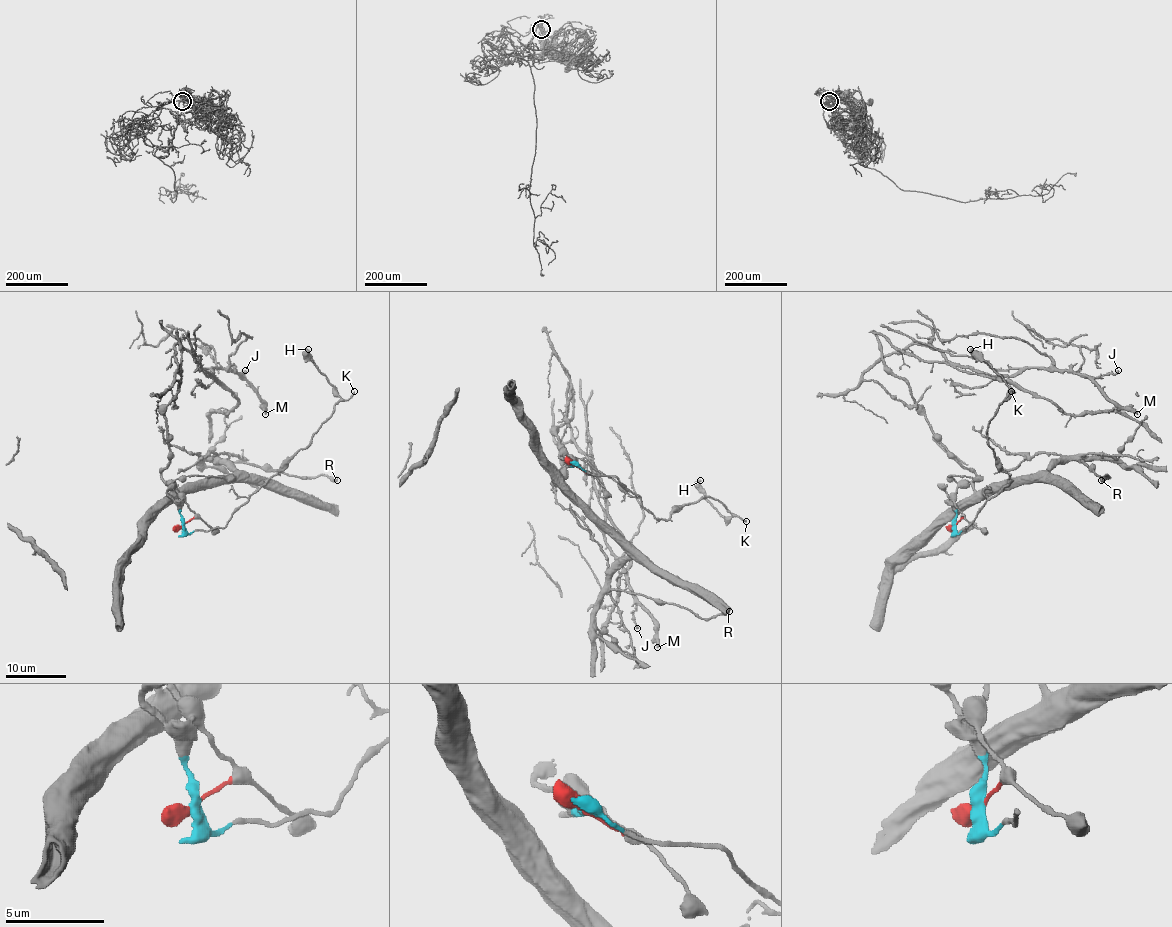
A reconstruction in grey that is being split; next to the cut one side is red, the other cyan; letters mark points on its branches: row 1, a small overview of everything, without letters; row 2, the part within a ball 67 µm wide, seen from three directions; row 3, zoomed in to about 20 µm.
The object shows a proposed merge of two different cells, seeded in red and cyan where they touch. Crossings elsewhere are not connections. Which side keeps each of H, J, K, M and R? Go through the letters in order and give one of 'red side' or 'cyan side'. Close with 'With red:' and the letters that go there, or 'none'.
H: cyan side
J: red side
K: cyan side
M: red side
R: red side
With red: J, M, R

